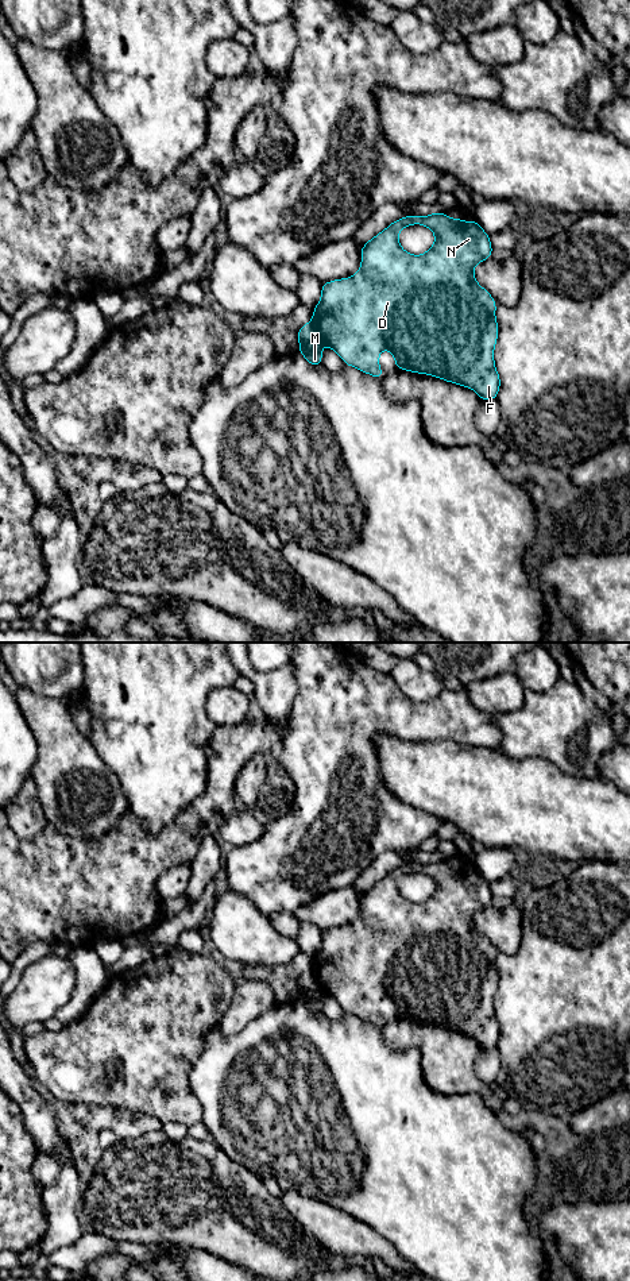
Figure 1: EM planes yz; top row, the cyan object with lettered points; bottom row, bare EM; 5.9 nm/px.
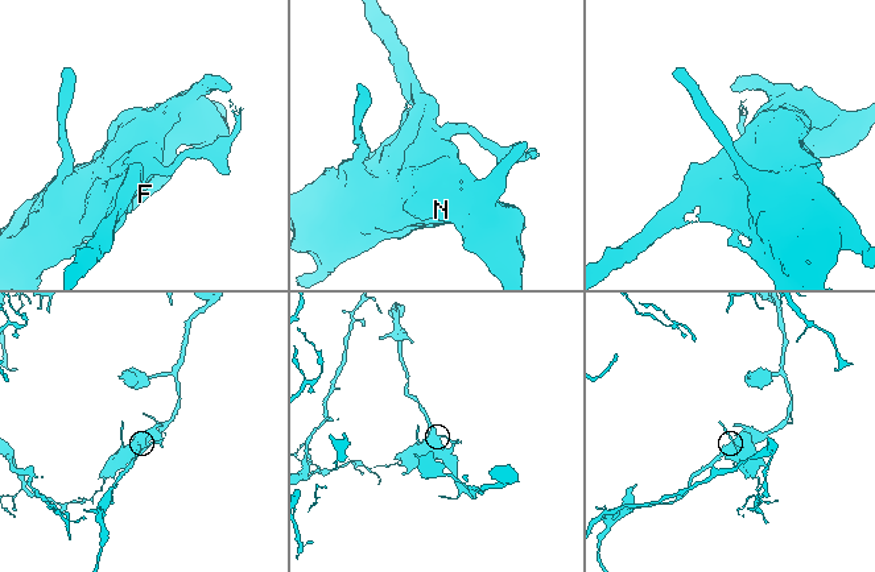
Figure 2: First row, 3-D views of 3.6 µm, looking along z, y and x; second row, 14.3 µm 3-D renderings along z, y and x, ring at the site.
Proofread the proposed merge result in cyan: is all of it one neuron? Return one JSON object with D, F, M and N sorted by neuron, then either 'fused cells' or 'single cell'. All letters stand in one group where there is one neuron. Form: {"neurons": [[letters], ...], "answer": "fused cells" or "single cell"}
{"neurons": [["D", "F", "N"], ["M"]], "answer": "fused cells"}

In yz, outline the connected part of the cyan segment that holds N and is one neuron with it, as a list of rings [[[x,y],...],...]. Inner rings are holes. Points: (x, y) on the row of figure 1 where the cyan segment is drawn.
[[[444,212],[429,216],[407,215],[394,220],[368,240],[360,248],[360,255],[362,265],[355,275],[321,285],[321,300],[313,309],[312,321],[297,331],[299,343],[322,343],[335,350],[344,364],[380,381],[384,374],[379,367],[379,352],[387,348],[398,370],[433,375],[475,390],[480,400],[496,400],[500,389],[500,377],[494,362],[494,347],[499,332],[495,319],[498,304],[476,282],[472,273],[479,262],[492,256],[492,246],[490,235],[483,231],[476,219],[467,223],[463,219],[449,219]],[[414,224],[428,227],[436,236],[434,244],[424,255],[411,255],[399,246],[399,231]]]

